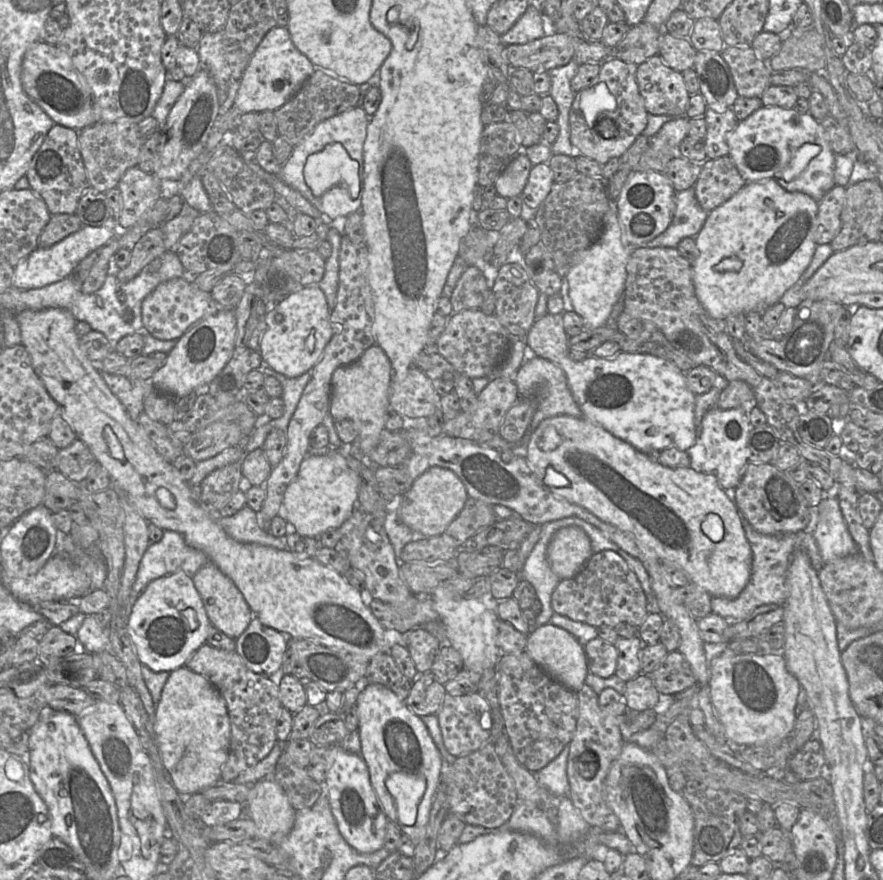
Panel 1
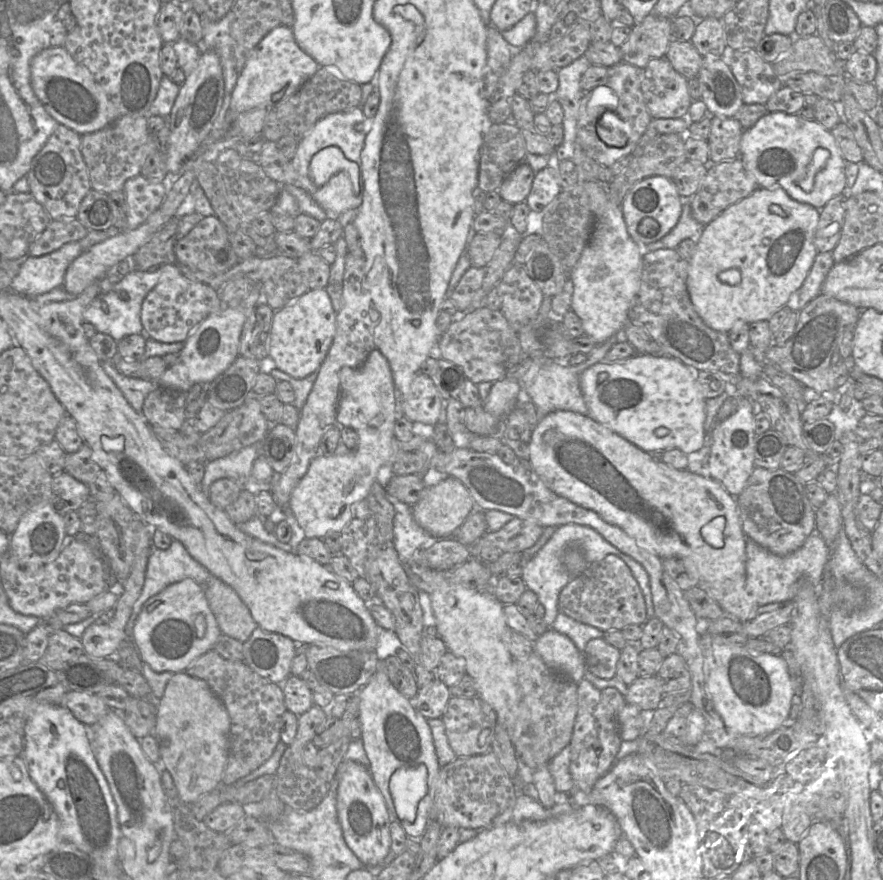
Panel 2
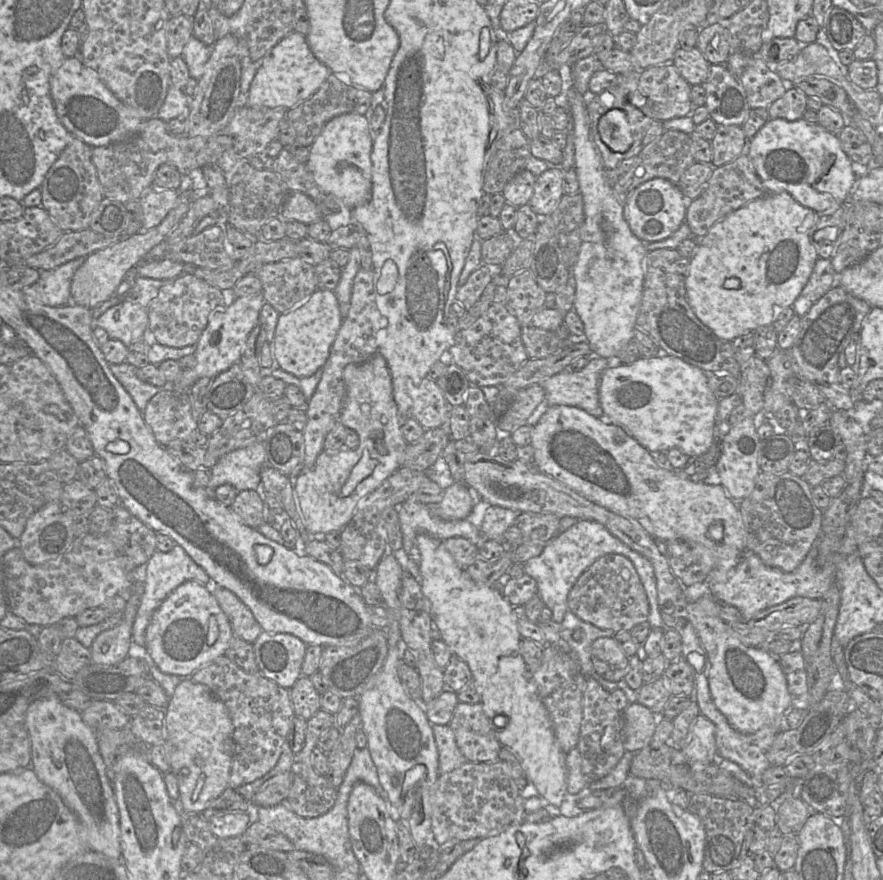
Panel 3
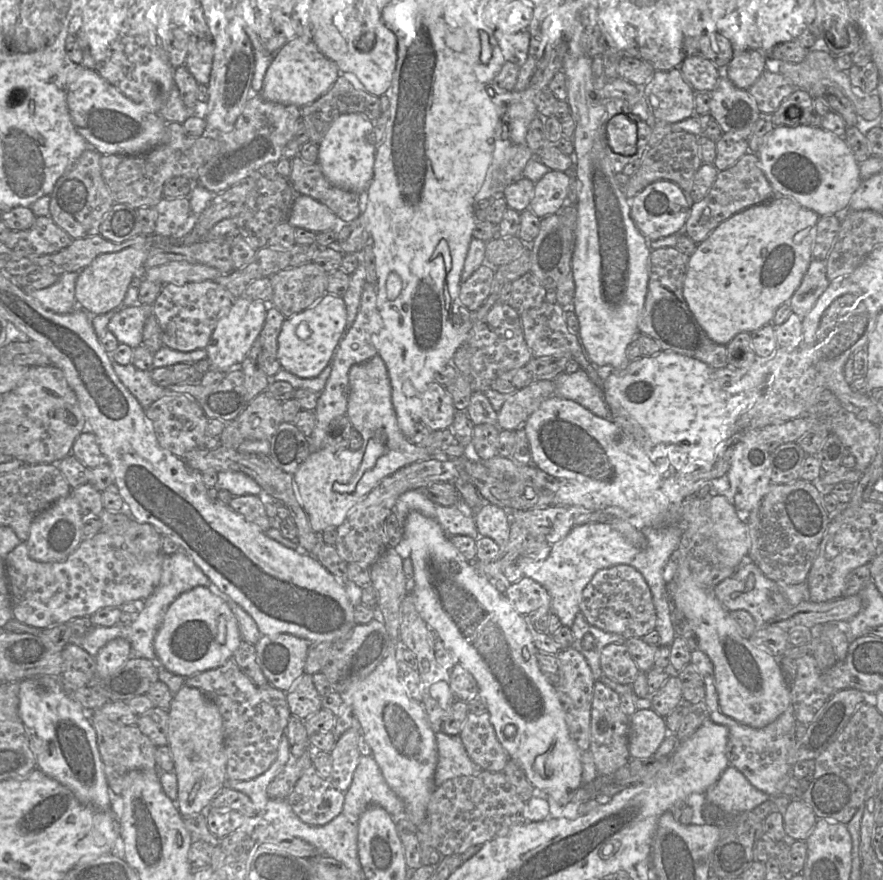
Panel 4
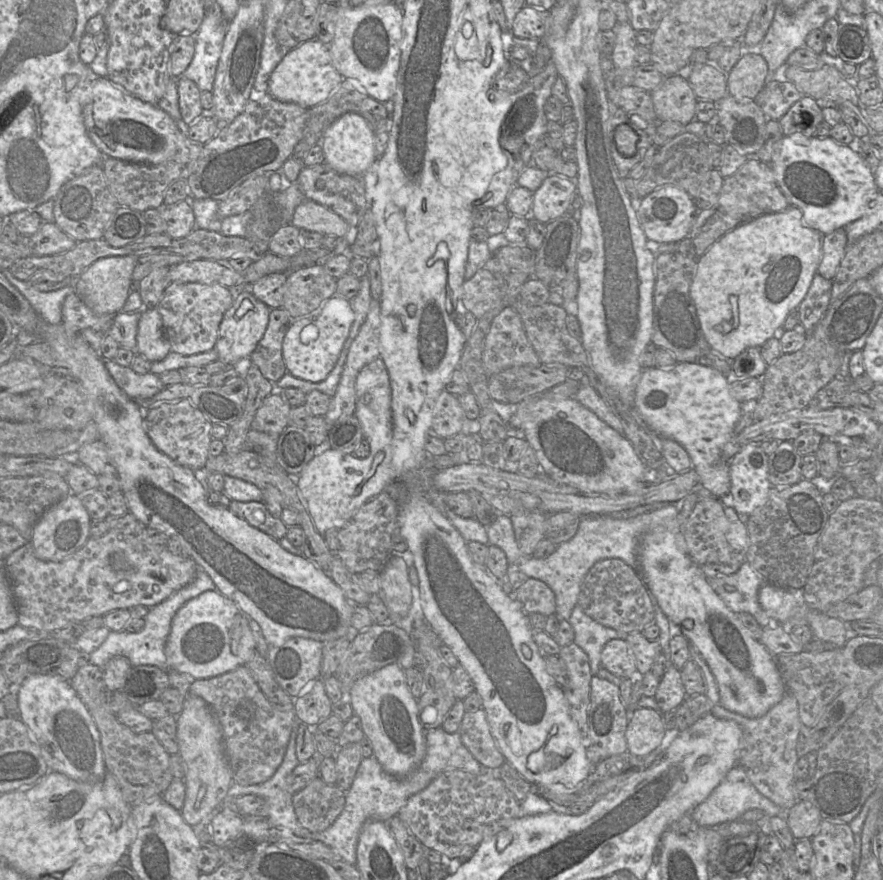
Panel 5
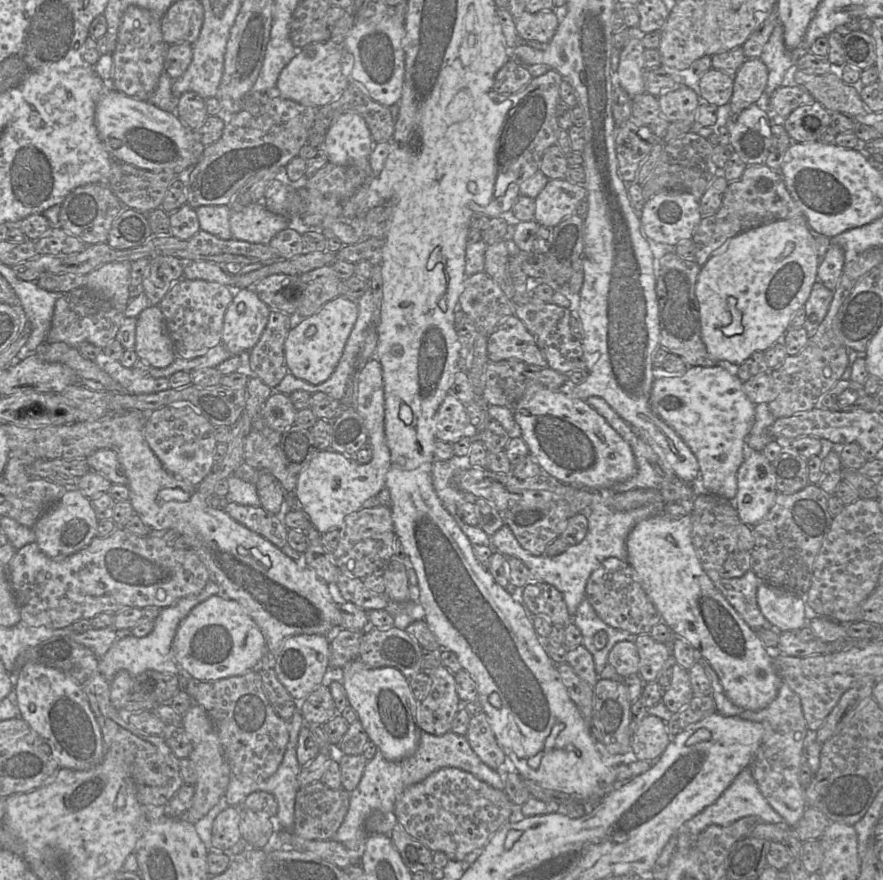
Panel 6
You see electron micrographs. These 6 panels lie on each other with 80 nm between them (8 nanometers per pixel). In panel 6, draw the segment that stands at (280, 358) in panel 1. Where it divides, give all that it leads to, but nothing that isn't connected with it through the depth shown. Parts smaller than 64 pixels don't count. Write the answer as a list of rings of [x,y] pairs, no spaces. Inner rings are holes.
[[[340,295],[292,328],[284,344],[289,372],[312,385],[319,385],[329,379],[344,353],[348,338],[357,321],[358,312],[357,300]],[[310,326],[315,326],[317,333],[311,338],[306,338],[305,332]]]

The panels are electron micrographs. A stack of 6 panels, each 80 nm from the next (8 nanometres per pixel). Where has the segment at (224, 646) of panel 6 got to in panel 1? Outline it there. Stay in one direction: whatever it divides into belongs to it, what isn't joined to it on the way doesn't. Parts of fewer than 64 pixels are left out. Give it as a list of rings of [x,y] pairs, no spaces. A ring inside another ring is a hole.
[[[182,570],[152,580],[133,604],[128,617],[128,632],[142,665],[154,672],[171,672],[185,666],[192,654],[207,643],[209,630],[213,627],[207,616],[203,601],[192,578]]]

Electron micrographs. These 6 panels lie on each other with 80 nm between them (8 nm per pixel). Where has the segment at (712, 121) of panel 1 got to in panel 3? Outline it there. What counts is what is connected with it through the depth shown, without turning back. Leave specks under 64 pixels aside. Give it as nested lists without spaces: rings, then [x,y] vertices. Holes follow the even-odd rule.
[[[718,125],[710,141],[713,148],[711,164],[714,167],[720,167],[732,162],[746,152],[748,141],[742,126]]]

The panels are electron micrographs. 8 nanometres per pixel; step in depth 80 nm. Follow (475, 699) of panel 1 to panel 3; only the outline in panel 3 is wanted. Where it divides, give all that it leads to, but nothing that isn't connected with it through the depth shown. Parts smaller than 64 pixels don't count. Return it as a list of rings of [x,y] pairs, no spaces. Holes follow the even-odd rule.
[[[459,701],[448,726],[453,730],[456,743],[468,761],[481,763],[499,760],[502,745],[481,702],[470,704]]]

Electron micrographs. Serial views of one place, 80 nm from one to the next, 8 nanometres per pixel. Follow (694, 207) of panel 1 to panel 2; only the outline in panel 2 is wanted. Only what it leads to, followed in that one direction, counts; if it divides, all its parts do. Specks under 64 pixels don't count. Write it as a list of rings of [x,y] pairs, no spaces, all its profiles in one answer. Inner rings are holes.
[[[684,202],[678,223],[667,235],[654,243],[637,244],[642,255],[657,249],[676,249],[685,239],[698,241],[703,229],[704,226],[693,217],[690,204]]]

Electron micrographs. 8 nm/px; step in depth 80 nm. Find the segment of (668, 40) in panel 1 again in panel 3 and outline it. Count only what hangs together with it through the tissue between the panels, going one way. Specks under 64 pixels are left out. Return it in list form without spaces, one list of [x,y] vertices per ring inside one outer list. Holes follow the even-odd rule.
[[[678,47],[672,63],[691,86],[703,84],[706,81],[711,65],[697,47],[691,49]]]

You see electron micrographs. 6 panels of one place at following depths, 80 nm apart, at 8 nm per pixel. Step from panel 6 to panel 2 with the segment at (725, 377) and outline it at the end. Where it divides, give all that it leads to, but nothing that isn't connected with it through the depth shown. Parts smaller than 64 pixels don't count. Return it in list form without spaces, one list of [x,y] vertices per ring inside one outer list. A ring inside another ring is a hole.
[[[635,354],[614,363],[598,362],[581,373],[588,416],[645,452],[678,448],[686,455],[704,445],[706,399],[697,382],[699,370],[668,356]]]

